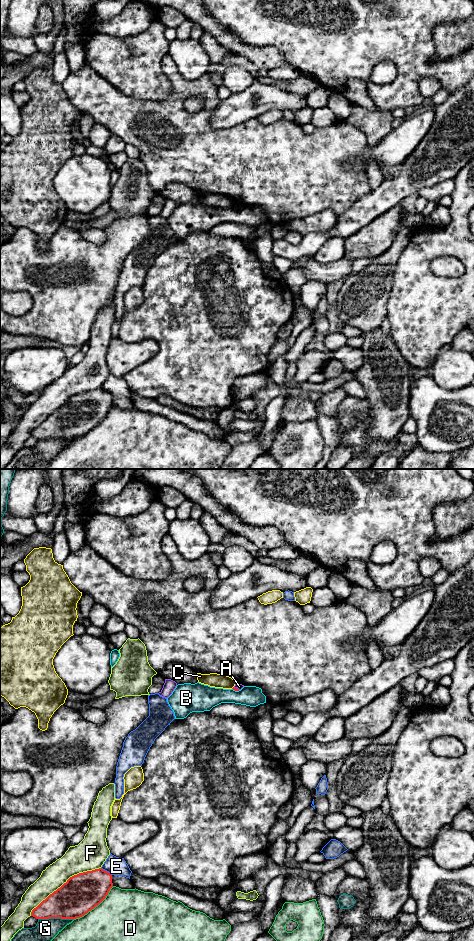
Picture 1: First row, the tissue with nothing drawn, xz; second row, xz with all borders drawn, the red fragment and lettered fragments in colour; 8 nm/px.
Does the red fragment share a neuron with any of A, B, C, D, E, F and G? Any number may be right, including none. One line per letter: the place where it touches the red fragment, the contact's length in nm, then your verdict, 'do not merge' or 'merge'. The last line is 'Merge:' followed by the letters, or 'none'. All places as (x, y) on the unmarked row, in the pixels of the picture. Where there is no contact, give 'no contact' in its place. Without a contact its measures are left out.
A: contact xz (236, 208); length 60 nm; do not merge
B: contact xz (236, 210); length 70 nm; do not merge
C: no contact; do not merge
D: contact xz (94, 427); length 420 nm; do not merge
E: contact xz (106, 391); length 110 nm; do not merge
F: contact xz (64, 403); length 700 nm; do not merge
G: contact xz (56, 437); length 280 nm; do not merge
Merge: none

